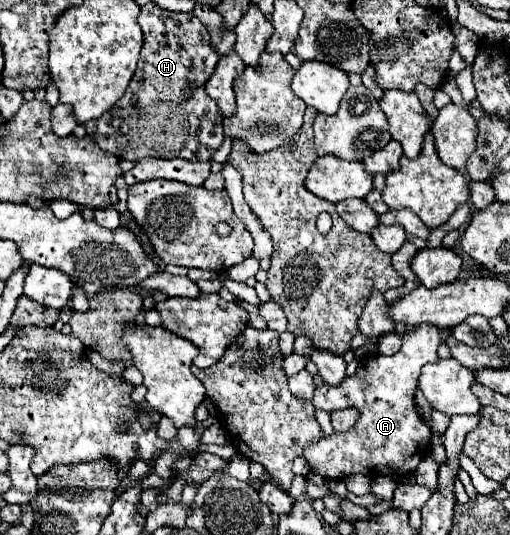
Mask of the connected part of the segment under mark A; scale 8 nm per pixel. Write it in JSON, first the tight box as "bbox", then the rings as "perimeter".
{"bbox":[304,324,440,480],"perimeter":[[[420,324],[406,332],[400,352],[392,356],[370,356],[368,360],[360,362],[356,374],[346,376],[338,386],[324,382],[316,388],[312,398],[316,410],[334,412],[344,408],[358,408],[360,422],[356,422],[348,432],[336,432],[304,448],[304,458],[308,460],[308,466],[314,474],[320,474],[328,480],[340,480],[352,474],[406,476],[416,472],[420,460],[424,460],[424,454],[428,452],[432,432],[416,410],[414,392],[422,366],[438,360],[440,342],[440,328],[432,324]]]}

